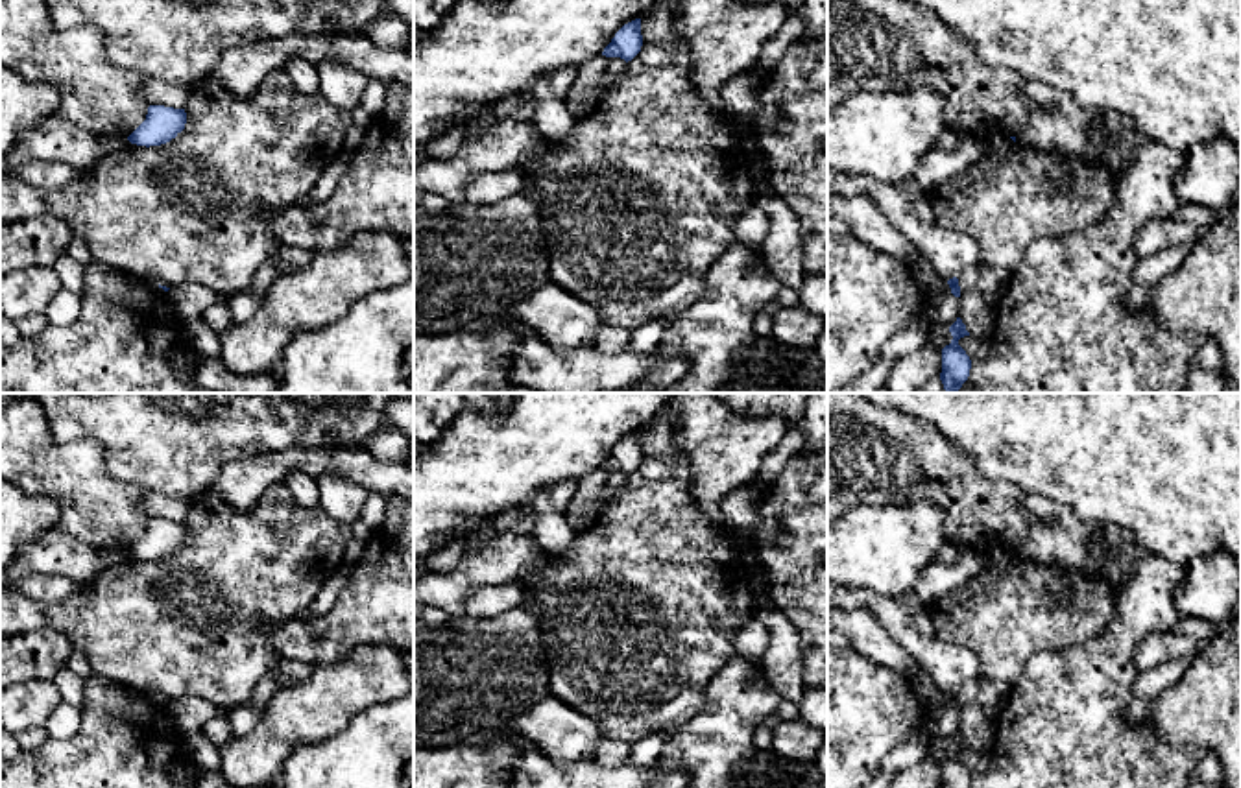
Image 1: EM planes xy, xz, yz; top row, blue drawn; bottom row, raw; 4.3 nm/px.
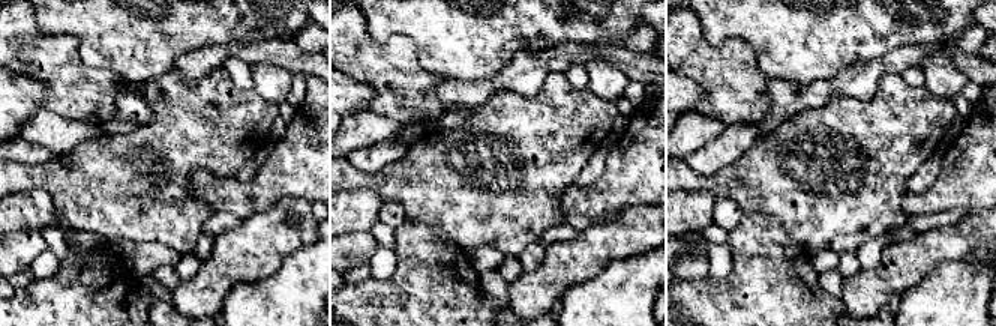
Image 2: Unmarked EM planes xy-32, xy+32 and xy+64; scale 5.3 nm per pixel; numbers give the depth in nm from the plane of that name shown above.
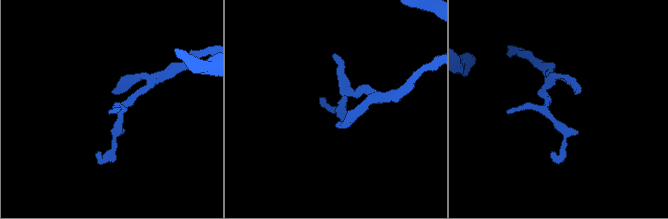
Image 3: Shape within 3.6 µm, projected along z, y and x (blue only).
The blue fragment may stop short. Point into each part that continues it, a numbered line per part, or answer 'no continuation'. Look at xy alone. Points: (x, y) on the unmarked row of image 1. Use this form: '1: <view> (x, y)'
no continuation

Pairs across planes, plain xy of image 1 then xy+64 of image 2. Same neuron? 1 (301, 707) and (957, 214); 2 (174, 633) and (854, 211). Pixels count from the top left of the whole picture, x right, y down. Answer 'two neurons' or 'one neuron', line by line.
1: two neurons
2: one neuron

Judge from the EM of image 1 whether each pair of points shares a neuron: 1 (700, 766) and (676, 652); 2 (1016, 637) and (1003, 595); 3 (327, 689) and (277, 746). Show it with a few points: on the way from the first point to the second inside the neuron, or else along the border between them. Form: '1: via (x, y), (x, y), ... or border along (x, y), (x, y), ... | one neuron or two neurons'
1: border along (711, 680), (706, 687), (706, 704), (662, 731) | two neurons
2: via (1005, 626), (1003, 606) | one neuron
3: via (313, 704), (285, 731) | one neuron

